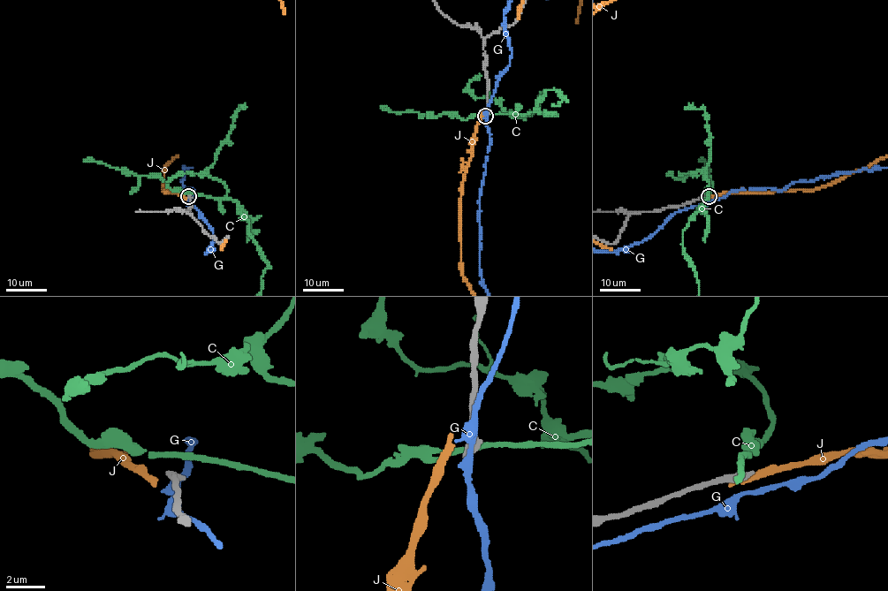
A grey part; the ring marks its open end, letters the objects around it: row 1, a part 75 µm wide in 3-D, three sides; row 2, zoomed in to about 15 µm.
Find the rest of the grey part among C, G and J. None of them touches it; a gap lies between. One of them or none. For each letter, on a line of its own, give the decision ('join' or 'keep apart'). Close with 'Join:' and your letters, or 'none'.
C: keep apart
G: keep apart
J: keep apart
Join: none

